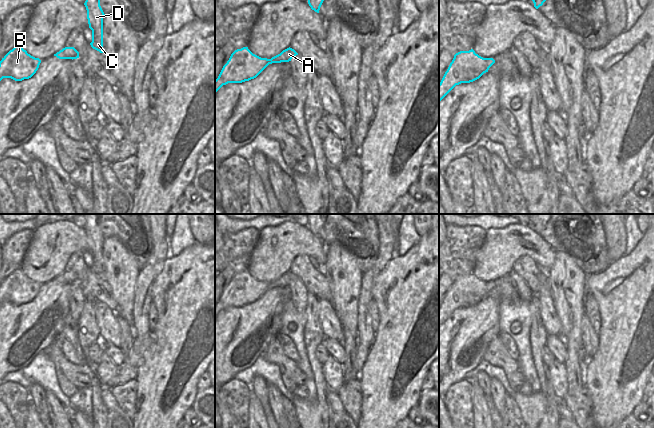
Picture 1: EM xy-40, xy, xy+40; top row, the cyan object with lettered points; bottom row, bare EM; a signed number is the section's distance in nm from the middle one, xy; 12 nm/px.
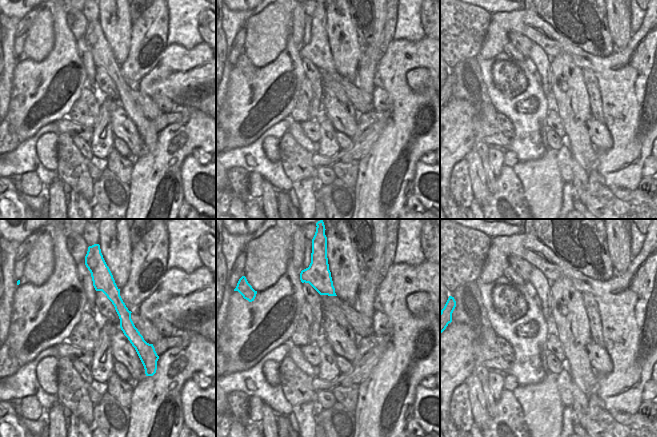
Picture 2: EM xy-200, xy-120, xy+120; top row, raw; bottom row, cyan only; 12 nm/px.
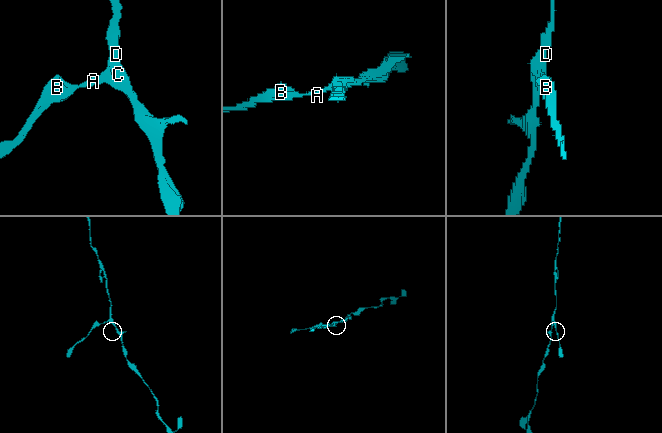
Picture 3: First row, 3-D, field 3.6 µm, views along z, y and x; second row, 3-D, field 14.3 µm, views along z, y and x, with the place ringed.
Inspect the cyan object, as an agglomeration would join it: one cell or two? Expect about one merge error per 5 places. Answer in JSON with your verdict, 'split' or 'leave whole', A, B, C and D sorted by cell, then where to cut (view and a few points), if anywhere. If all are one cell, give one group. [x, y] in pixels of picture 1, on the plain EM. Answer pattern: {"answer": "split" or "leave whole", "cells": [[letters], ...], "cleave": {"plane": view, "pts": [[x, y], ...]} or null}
{"answer": "leave whole", "cells": [["A", "B", "C", "D"]], "cleave": null}

